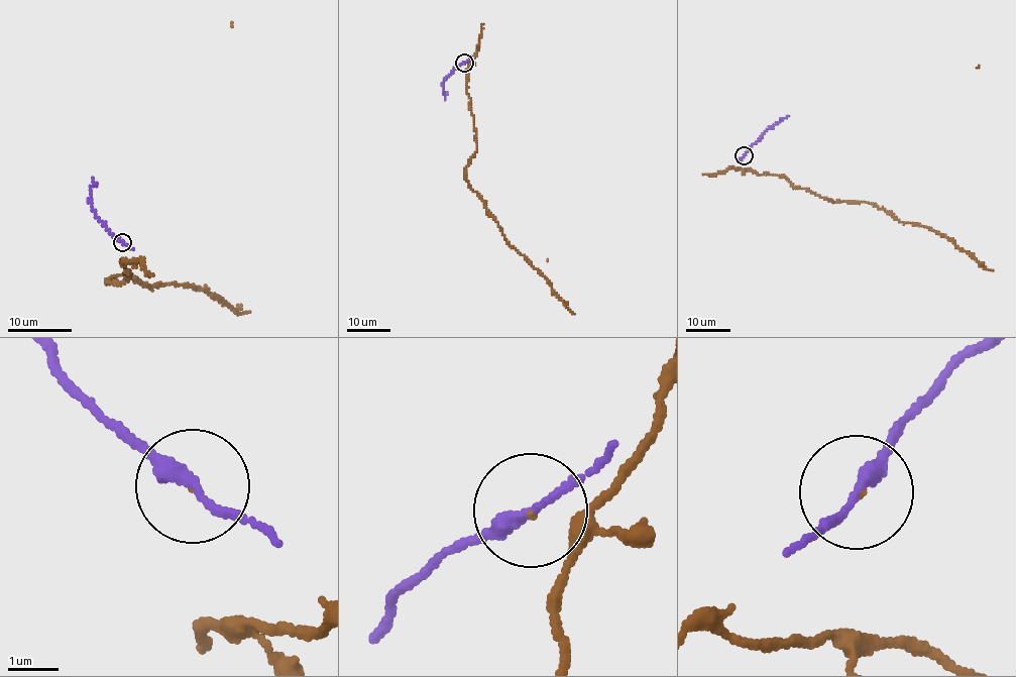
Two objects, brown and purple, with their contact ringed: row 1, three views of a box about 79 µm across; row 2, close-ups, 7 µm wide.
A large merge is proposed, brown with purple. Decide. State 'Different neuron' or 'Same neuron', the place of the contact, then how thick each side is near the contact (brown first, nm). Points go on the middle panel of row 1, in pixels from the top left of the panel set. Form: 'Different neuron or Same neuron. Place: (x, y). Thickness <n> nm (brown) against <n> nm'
Same neuron. Place: (464, 63). Thickness 40 nm (brown) against 260 nm

